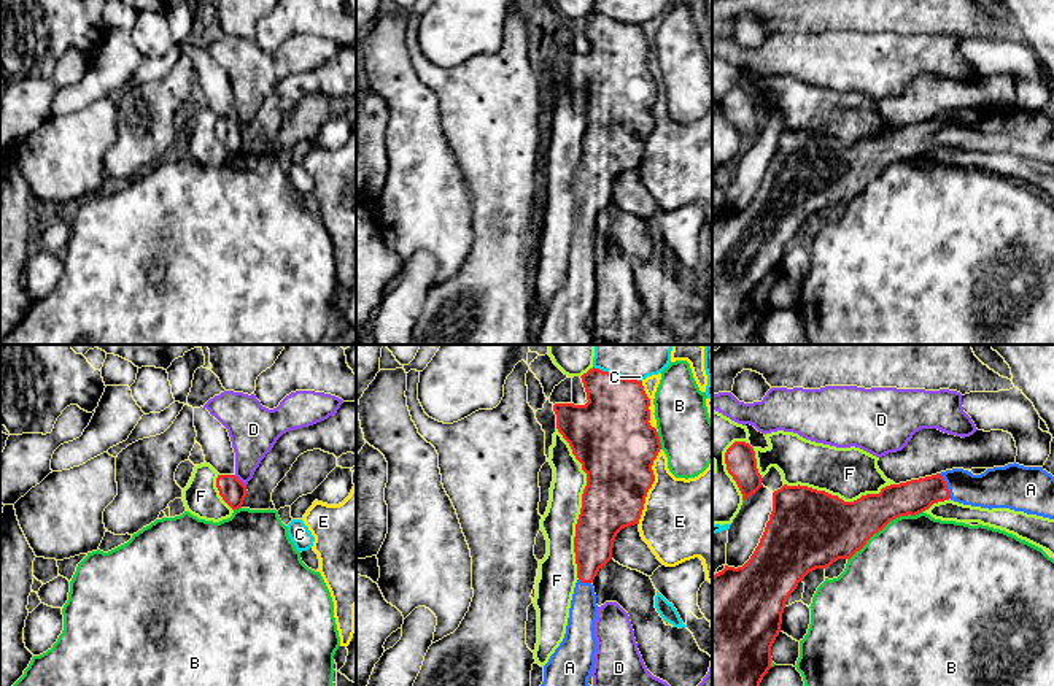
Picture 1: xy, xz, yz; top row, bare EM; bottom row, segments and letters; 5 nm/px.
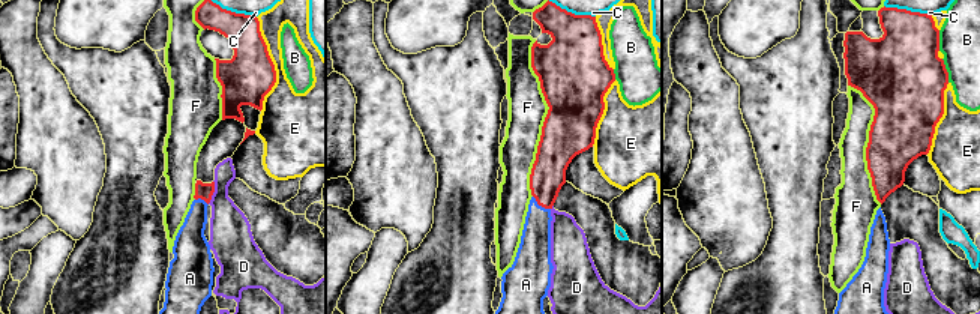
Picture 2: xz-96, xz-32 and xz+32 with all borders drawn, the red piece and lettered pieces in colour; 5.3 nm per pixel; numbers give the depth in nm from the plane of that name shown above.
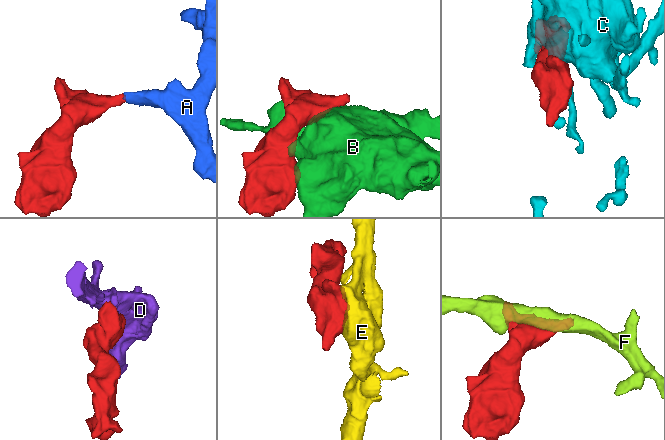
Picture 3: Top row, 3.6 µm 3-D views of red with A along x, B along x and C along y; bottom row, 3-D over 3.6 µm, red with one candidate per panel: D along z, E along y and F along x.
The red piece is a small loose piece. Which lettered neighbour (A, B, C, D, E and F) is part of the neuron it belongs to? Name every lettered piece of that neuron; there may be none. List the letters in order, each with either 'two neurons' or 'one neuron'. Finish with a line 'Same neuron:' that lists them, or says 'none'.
A: one neuron
B: two neurons
C: two neurons
D: two neurons
E: two neurons
F: two neurons
Same neuron: A

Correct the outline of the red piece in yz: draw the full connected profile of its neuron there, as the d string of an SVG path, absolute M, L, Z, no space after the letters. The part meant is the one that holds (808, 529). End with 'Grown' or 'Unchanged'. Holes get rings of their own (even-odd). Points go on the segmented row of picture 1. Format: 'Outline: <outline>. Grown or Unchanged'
Outline: M1008 464L973 475L963 468L890 484L854 502L808 486L773 492L773 511L750 559L712 576L712 686L760 686L771 669L771 646L781 632L782 613L798 583L816 568L851 559L866 541L900 516L916 516L933 503L954 500L981 508L1009 508L1054 519L1054 476L1043 467Z. Grown

